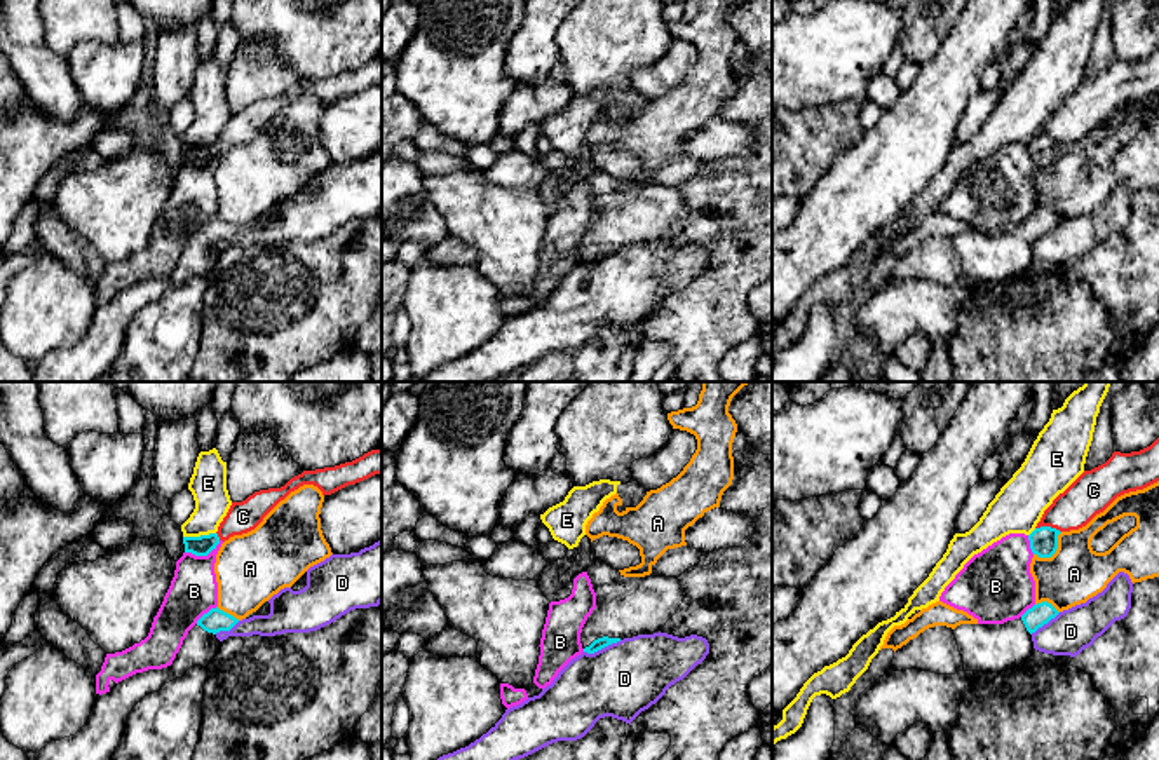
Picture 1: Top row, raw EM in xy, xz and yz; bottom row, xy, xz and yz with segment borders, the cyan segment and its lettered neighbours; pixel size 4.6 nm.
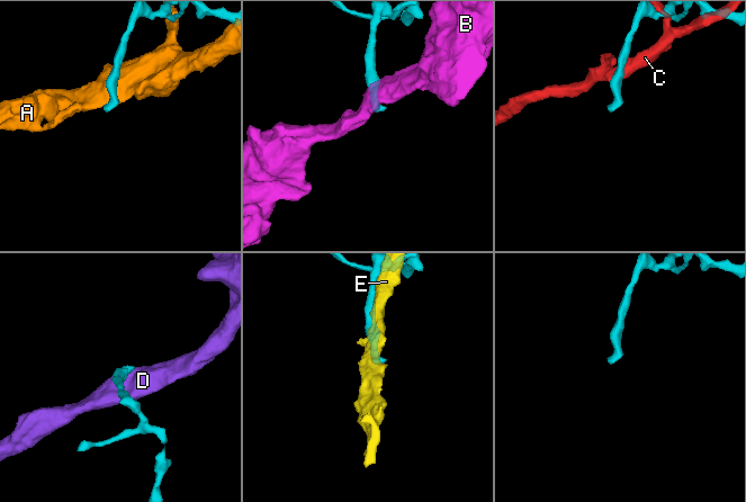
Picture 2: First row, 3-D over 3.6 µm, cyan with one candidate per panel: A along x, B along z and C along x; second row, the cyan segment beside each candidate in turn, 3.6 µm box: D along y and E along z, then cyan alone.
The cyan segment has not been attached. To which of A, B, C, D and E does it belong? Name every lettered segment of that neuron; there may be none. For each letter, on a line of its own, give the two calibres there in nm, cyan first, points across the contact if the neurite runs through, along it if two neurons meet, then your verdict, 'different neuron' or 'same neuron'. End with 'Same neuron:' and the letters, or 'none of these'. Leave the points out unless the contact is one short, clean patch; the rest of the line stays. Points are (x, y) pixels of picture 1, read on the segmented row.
A: 130/260 nm | different neuron
B: 100/220 nm | along xy (220, 541), (206, 555), (185, 553) | different neuron
C: 130/190 nm | different neuron
D: 50/340 nm | along xz (621, 640), (593, 652), (584, 652) | different neuron
E: 100/170 nm | different neuron
Same neuron: none of these

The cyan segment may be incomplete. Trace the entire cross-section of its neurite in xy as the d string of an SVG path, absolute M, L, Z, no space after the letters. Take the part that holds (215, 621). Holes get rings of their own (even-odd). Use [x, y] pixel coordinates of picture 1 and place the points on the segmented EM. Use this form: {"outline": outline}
{"outline": "M218 607L211 608L188 631L171 666L136 673L119 682L110 692L98 696L91 716L82 730L61 741L49 743L35 755L35 760L110 760L110 757L115 755L117 746L124 736L127 716L131 715L132 708L145 696L159 692L166 683L181 678L190 668L207 668L221 645L216 634L220 631L230 631L237 622L239 619L220 610Z"}

